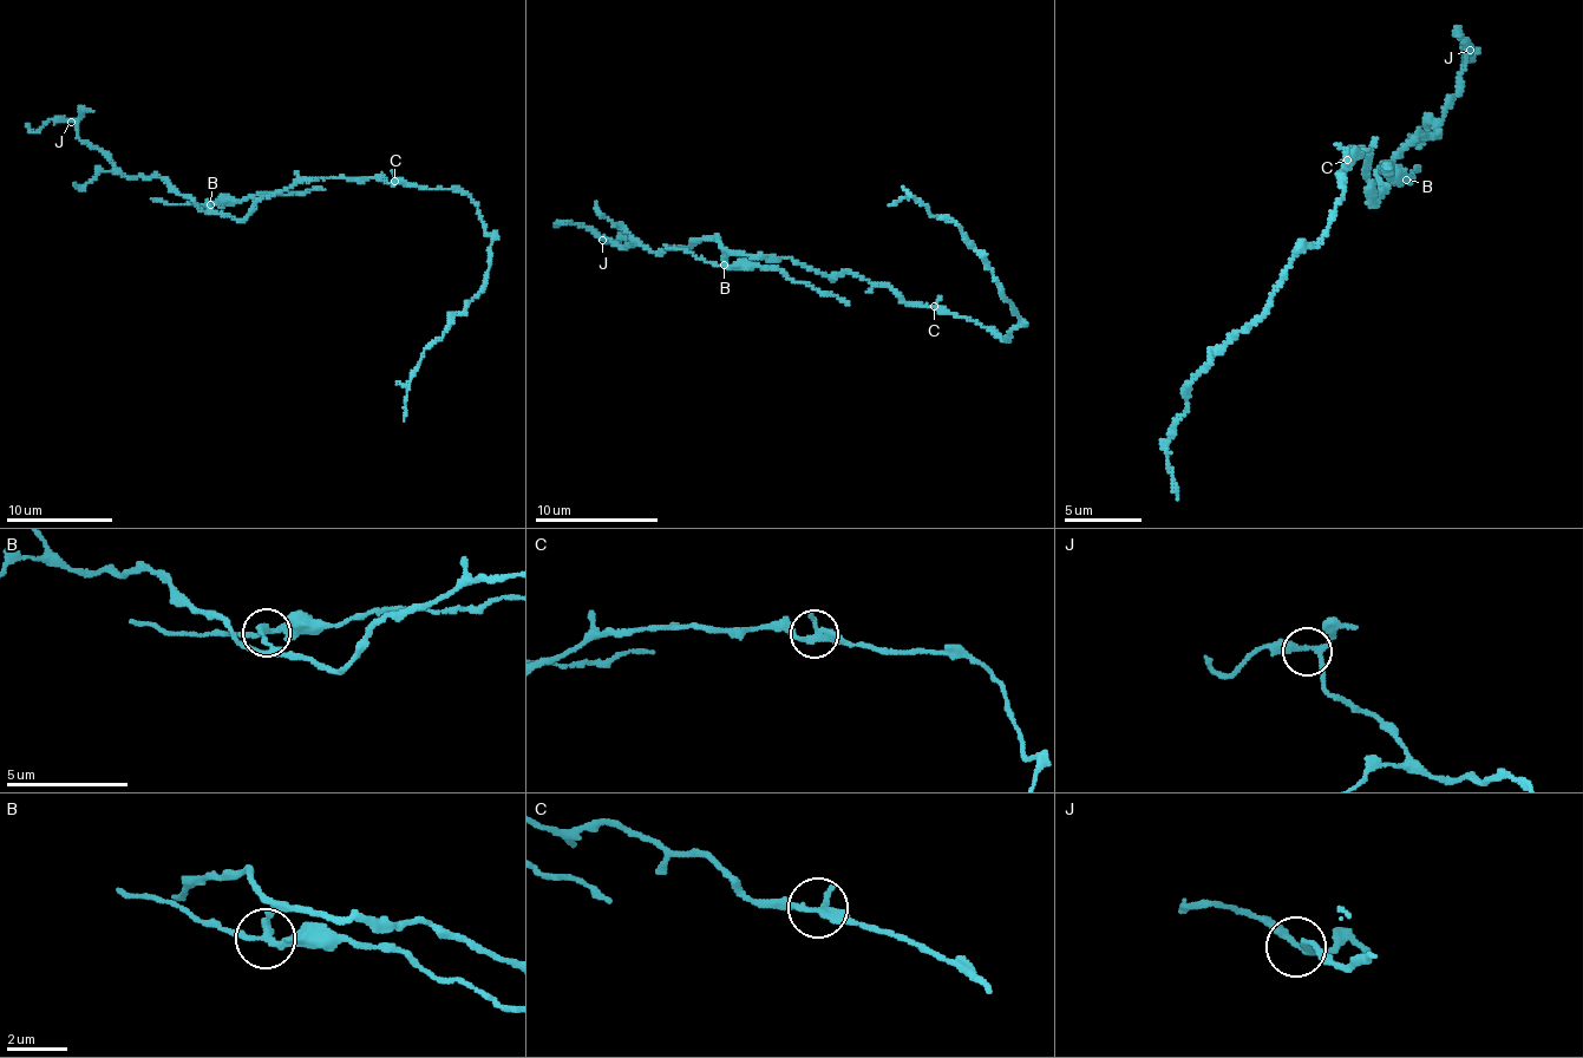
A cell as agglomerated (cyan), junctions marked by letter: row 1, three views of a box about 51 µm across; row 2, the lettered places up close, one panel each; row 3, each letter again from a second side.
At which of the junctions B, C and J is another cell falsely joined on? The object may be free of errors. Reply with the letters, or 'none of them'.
B

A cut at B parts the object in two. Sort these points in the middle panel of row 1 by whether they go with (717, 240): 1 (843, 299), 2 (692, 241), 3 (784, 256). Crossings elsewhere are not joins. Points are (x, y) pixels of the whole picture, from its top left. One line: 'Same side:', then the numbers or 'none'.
Same side: 2, 3

